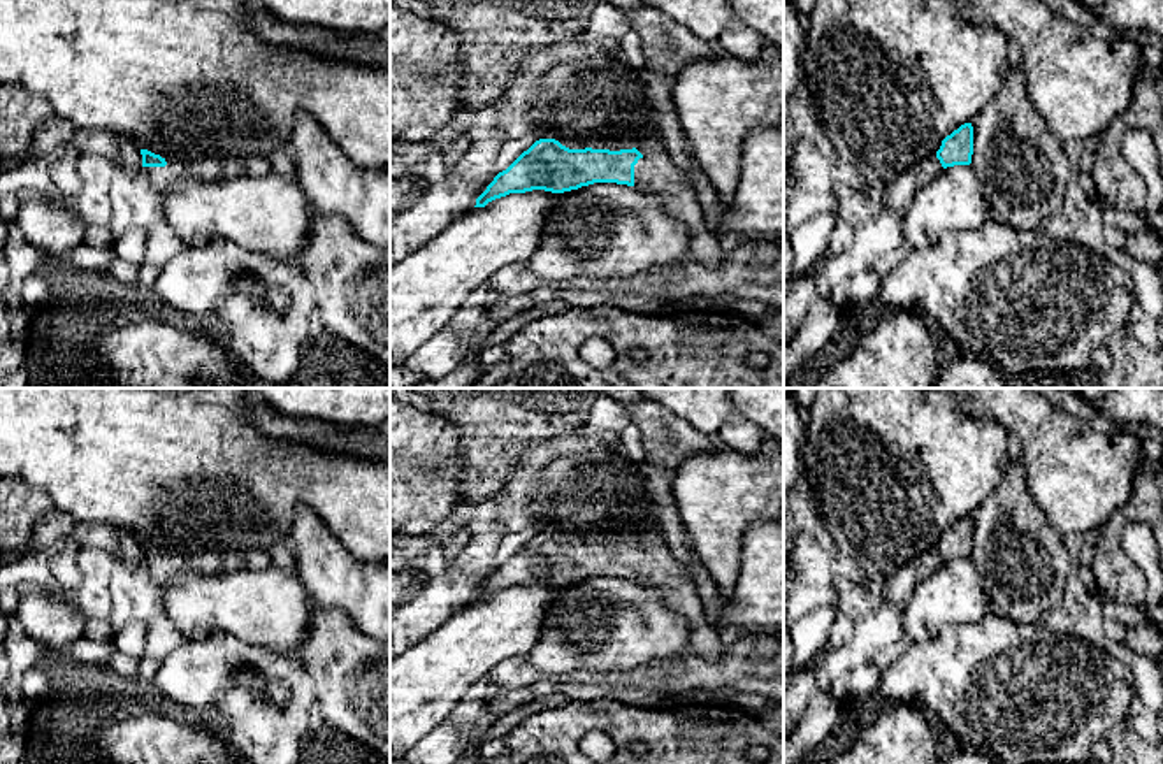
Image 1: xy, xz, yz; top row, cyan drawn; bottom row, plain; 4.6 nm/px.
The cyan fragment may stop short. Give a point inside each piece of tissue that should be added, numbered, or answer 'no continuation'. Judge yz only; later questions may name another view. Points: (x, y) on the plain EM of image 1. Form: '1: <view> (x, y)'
1: yz (902, 583)

